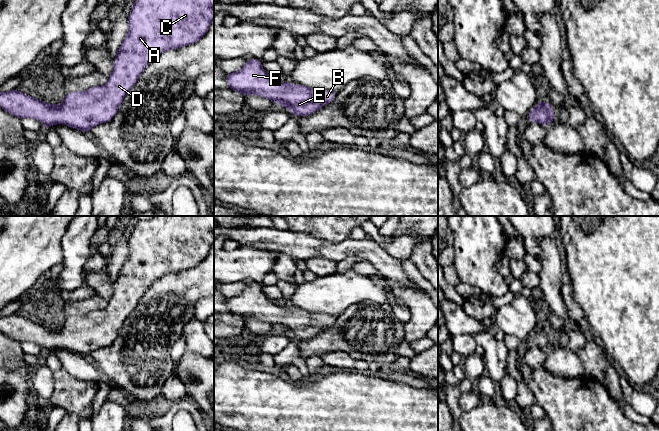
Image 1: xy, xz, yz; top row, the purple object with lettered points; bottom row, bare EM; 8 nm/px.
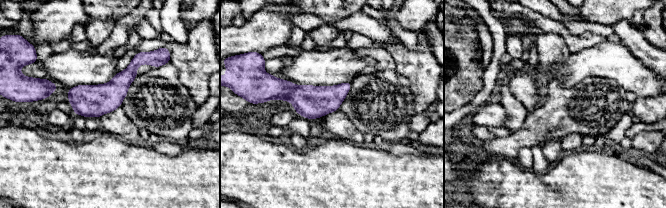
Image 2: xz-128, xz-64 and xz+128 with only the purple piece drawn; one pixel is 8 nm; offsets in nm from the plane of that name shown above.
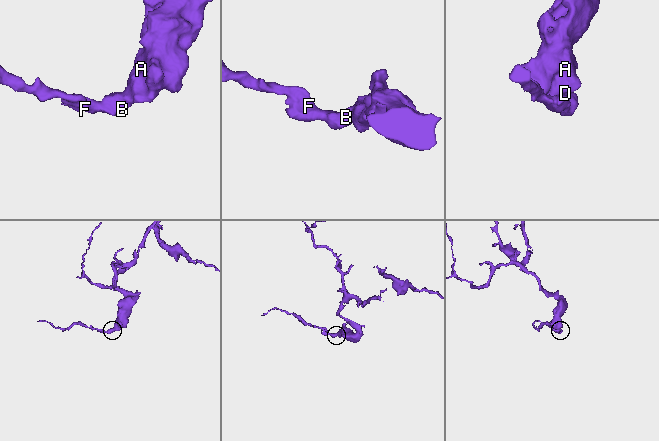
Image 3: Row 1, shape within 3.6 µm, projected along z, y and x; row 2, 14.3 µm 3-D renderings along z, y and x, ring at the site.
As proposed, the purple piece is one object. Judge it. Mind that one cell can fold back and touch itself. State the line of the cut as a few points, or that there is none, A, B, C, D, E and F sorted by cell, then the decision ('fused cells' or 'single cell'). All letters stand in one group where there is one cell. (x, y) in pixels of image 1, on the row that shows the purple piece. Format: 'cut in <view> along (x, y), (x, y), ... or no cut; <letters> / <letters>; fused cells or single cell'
no cut; A B C D E F; single cell

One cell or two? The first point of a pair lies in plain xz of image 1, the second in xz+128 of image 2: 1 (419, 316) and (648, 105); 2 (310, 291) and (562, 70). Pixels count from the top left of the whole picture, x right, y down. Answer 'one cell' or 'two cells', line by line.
1: one cell
2: one cell

